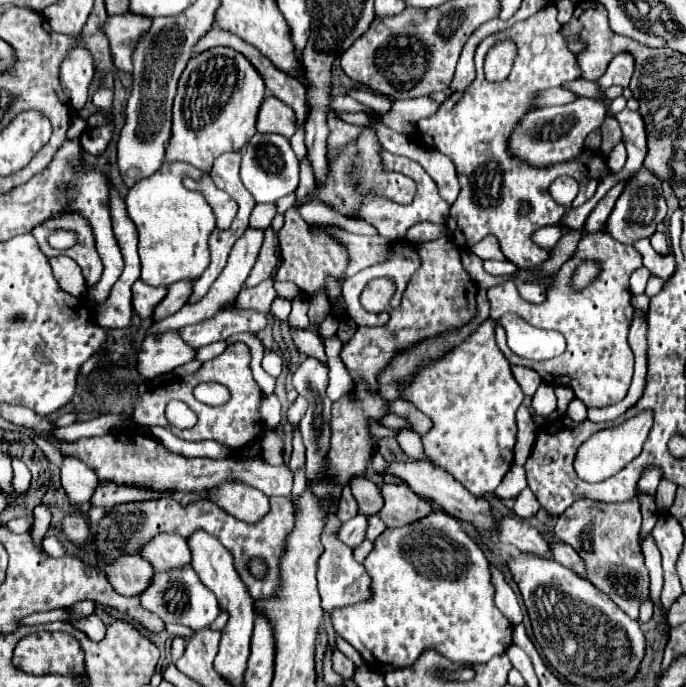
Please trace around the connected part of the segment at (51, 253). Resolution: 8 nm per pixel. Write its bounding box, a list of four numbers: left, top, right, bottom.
[31,217,103,287]

